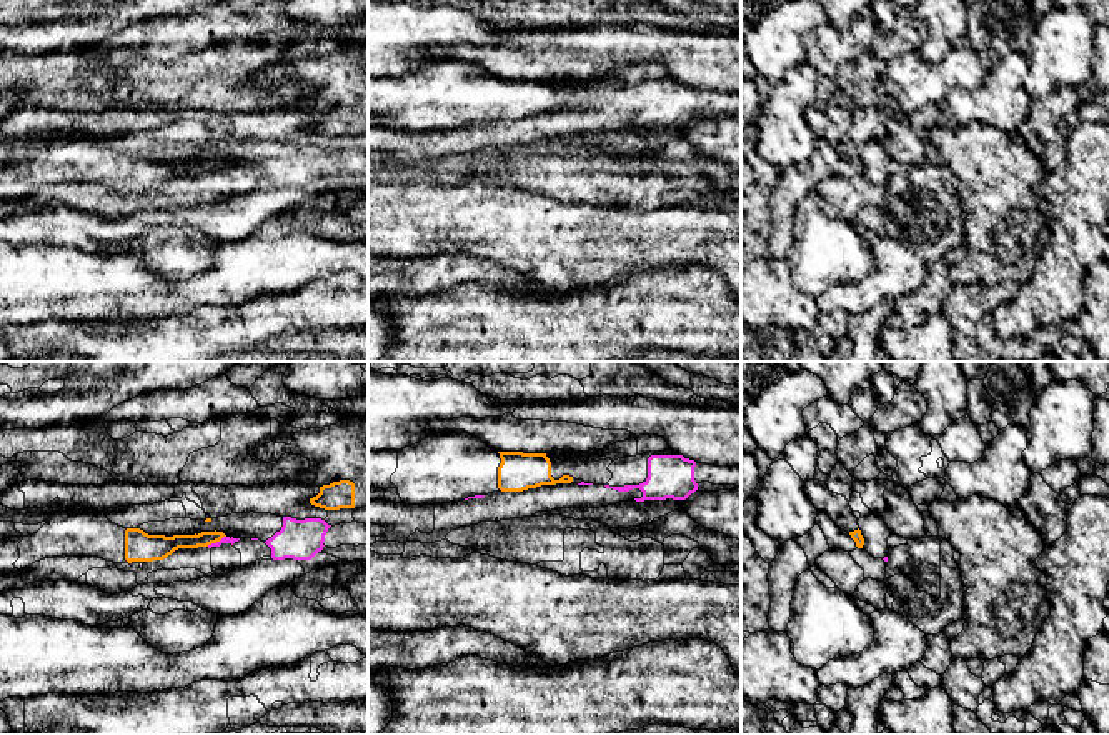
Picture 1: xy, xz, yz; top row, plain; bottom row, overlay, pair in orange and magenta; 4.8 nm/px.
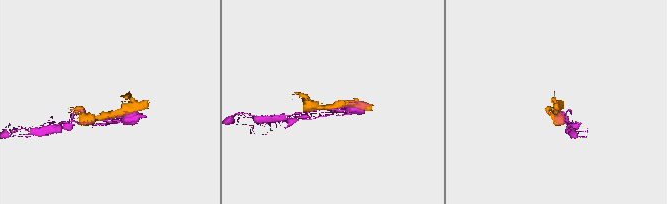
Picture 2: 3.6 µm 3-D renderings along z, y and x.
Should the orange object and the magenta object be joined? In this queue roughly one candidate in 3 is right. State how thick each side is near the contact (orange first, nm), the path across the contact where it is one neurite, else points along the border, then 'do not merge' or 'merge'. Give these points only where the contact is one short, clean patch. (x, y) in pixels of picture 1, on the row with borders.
100 nm thick on the orange side, 40 nm on the other; border along xy (225, 535), (207, 545); do not merge

